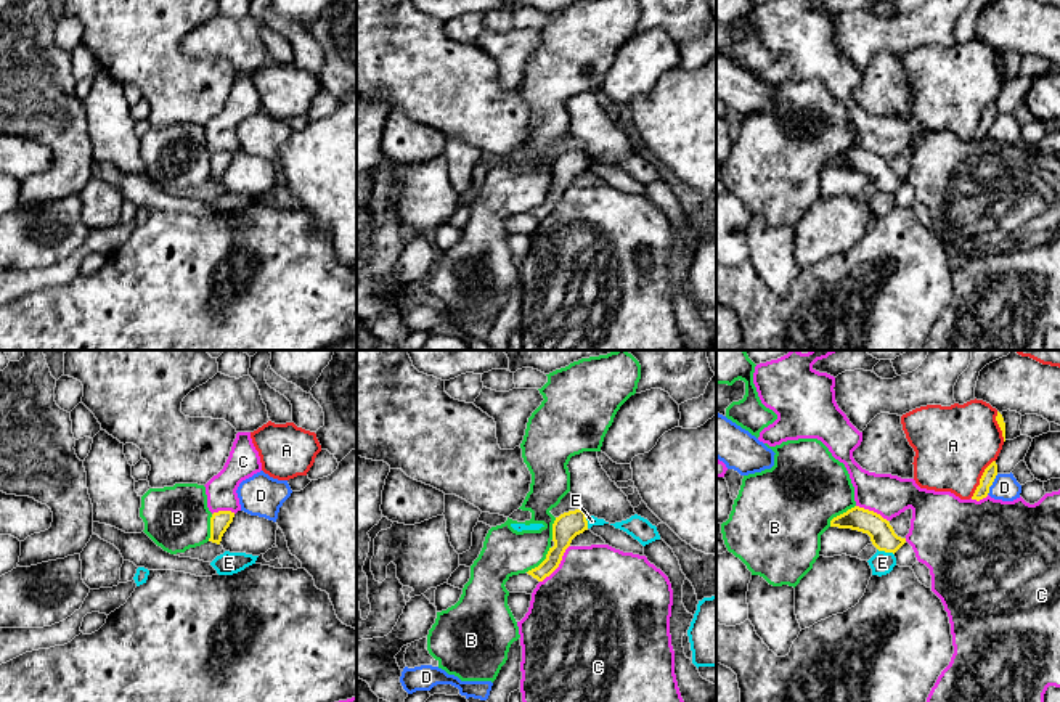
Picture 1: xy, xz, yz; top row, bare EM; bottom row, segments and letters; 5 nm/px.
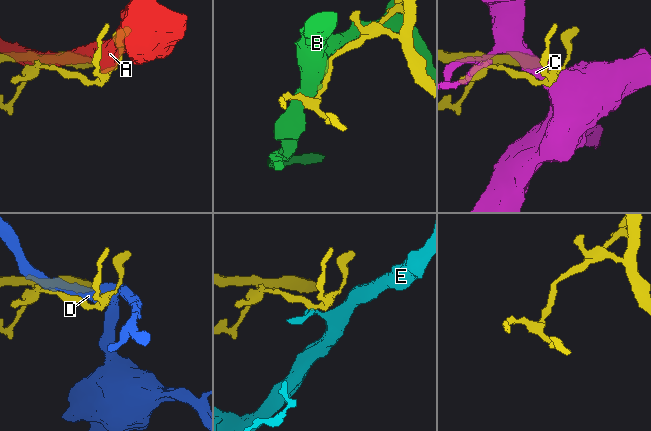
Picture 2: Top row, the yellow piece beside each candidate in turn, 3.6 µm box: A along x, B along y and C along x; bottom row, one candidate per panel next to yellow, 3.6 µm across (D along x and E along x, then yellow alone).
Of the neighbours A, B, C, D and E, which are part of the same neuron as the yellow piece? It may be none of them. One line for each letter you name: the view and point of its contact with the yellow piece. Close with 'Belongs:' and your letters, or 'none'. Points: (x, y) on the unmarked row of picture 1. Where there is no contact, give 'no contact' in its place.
Belongs: none

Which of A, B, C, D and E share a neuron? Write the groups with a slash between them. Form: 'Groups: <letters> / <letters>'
Groups: A / B / C / D / E

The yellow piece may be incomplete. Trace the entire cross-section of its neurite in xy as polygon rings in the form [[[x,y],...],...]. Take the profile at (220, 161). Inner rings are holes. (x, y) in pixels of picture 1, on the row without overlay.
[[[218,151],[210,157],[210,178],[209,182],[220,185],[223,173],[233,162],[234,153],[231,151]]]

